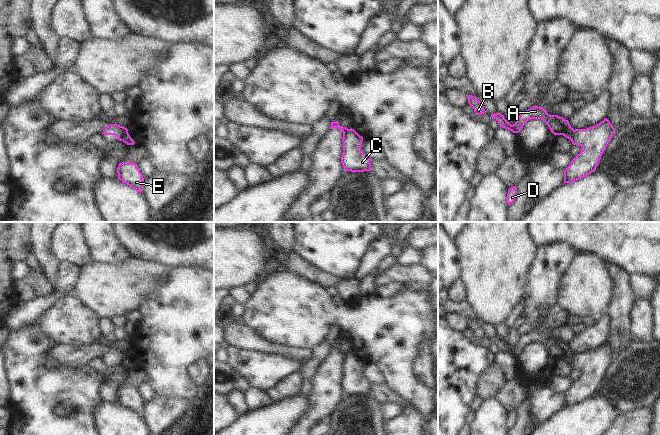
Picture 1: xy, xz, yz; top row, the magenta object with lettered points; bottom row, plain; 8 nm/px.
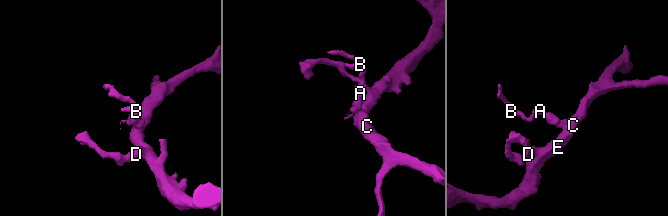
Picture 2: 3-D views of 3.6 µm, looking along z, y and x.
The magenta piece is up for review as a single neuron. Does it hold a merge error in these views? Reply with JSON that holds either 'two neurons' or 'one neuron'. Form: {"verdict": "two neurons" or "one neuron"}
{"verdict": "two neurons"}

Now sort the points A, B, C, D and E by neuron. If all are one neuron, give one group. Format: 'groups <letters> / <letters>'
groups A B / C D E

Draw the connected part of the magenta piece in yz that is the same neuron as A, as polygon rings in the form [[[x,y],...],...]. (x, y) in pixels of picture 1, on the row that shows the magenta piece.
[[[533,106],[532,108],[520,113],[518,120],[511,125],[500,113],[491,115],[492,118],[496,119],[500,127],[508,129],[513,133],[519,133],[525,123],[531,119],[541,119],[549,127],[550,131],[556,135],[563,135],[570,139],[573,135],[574,129],[571,127],[568,120],[558,115],[550,115],[543,107]]]

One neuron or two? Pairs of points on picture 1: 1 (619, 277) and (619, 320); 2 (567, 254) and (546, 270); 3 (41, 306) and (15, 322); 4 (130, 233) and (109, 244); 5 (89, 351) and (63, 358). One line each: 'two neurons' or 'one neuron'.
1: one neuron
2: one neuron
3: one neuron
4: two neurons
5: one neuron

